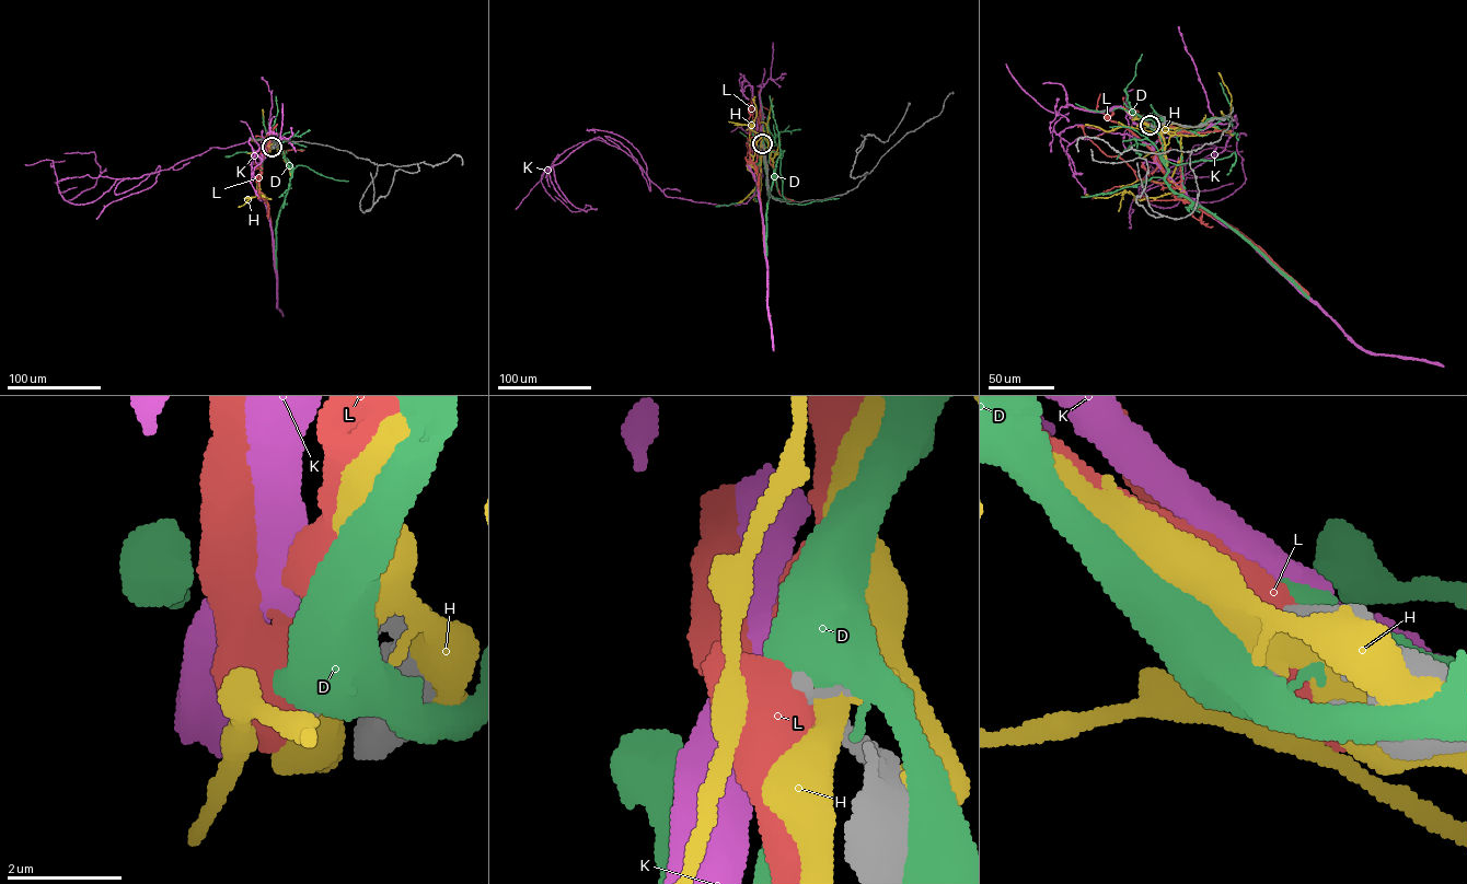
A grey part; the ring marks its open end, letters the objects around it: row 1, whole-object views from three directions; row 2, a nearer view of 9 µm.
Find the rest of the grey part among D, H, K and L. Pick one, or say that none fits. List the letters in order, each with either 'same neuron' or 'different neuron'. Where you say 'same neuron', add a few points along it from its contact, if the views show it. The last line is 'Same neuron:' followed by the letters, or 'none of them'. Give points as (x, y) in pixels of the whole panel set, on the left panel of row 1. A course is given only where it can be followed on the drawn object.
D: different neuron
H: different neuron
K: same neuron; it runs (272, 146), (267, 155), (253, 140), (211, 148), (125, 178), (116, 195), (160, 165), (150, 187), (96, 219)
L: different neuron
Same neuron: K

